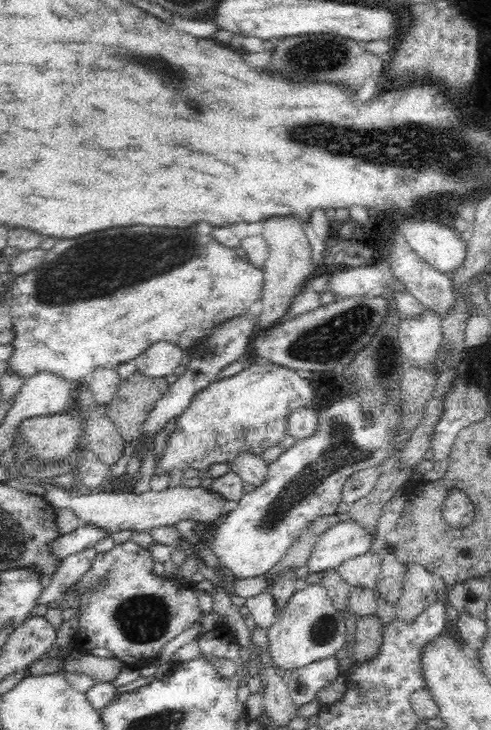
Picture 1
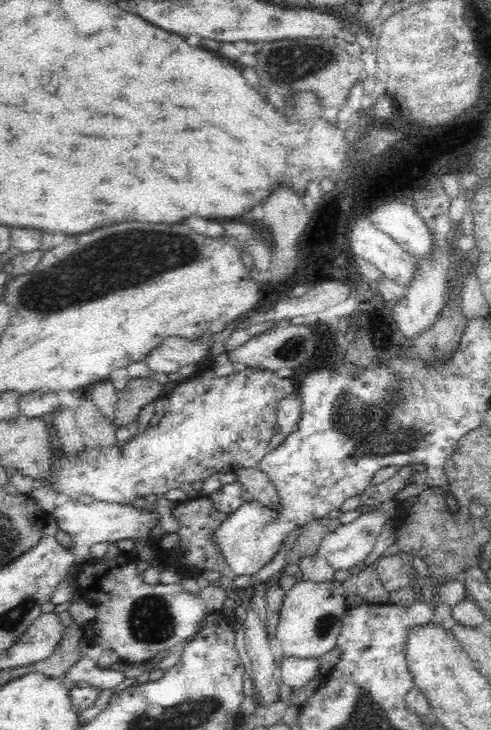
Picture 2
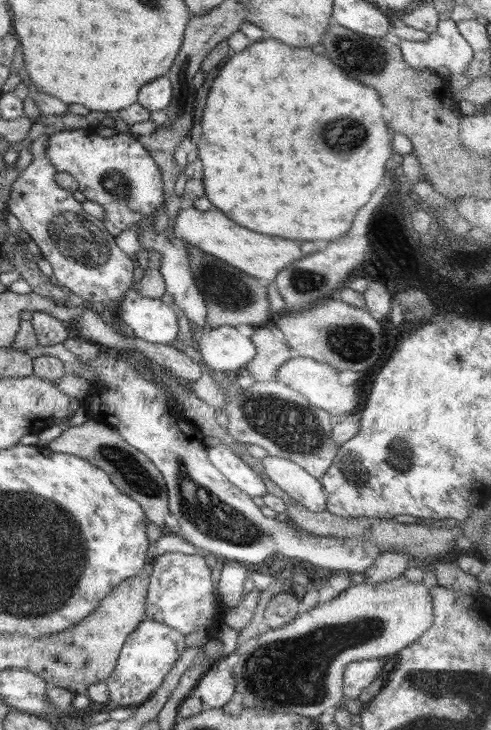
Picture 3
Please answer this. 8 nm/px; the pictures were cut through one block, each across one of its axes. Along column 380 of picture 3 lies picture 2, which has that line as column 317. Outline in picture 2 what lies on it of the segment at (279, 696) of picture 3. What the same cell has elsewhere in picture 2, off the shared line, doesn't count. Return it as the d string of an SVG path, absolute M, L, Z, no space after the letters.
M299 578L293 587L286 591L276 627L275 637L281 642L283 656L316 659L332 650L348 607L342 582L336 579L312 582Z

